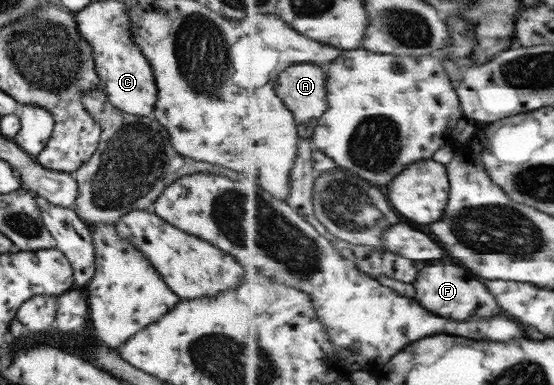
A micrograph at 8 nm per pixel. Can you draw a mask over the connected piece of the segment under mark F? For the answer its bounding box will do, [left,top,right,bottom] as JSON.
[413,264,502,320]

